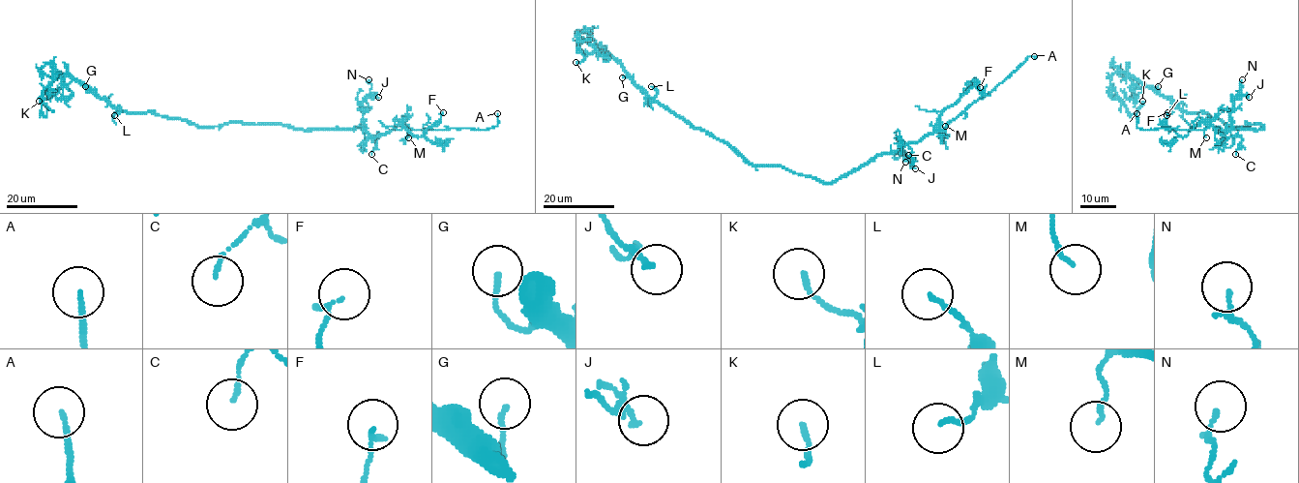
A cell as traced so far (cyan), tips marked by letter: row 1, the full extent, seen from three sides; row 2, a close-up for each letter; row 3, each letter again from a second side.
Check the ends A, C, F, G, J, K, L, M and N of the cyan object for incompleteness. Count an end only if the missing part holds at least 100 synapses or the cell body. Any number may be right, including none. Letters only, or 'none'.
A

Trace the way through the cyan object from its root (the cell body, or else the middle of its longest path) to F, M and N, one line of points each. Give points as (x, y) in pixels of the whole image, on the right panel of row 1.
F: (1245, 122), (1263, 128), (1232, 129), (1223, 136), (1207, 122), (1198, 122), (1180, 136), (1163, 122), (1167, 112)
M: (1245, 122), (1263, 128), (1232, 129), (1223, 136), (1210, 125), (1203, 132), (1206, 137)
N: (1245, 122), (1263, 128), (1234, 129), (1230, 110), (1242, 79)

